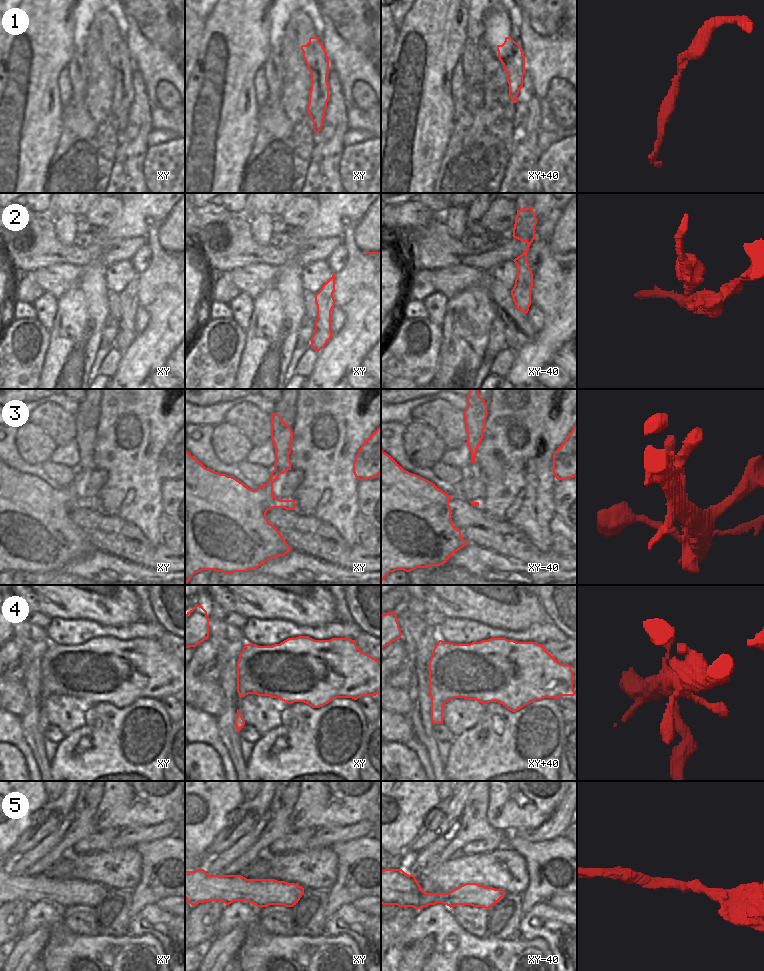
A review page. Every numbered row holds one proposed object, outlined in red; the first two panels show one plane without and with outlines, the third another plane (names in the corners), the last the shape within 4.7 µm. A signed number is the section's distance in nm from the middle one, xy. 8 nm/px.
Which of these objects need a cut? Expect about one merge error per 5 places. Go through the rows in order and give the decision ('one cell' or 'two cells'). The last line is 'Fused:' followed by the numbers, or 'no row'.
1: one cell
2: two cells
3: one cell
4: one cell
5: one cell
Fused: 2

